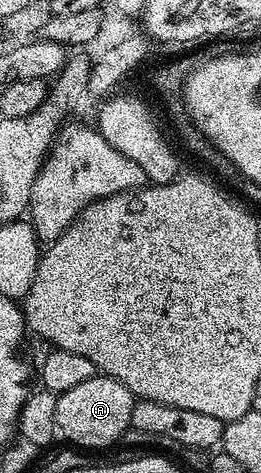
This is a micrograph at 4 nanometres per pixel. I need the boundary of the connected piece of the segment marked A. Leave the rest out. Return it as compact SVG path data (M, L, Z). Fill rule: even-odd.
M98 375L87 379L87 383L78 383L76 387L71 387L71 391L63 391L53 402L53 423L58 434L66 437L70 446L82 451L89 449L105 449L108 445L116 446L120 442L121 436L129 428L131 423L131 407L135 398L133 392L123 383L119 383L114 377Z

